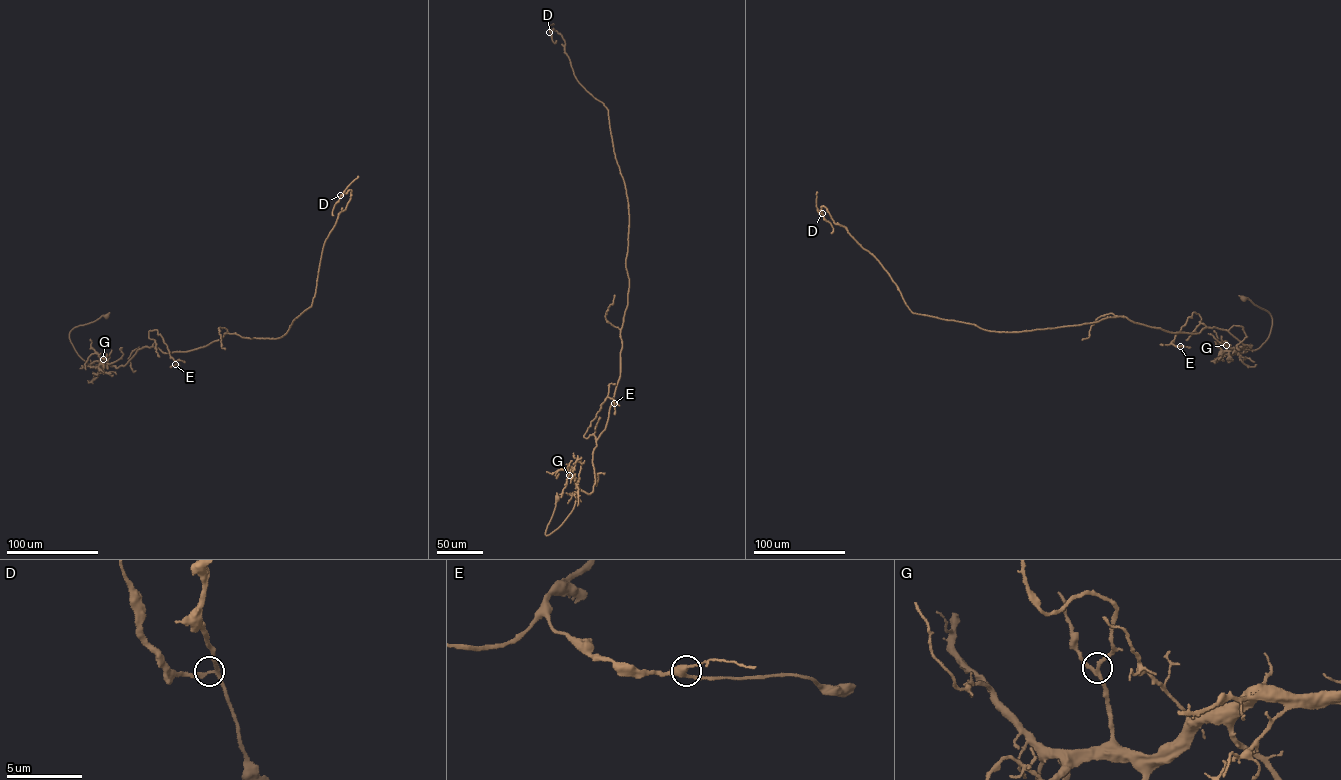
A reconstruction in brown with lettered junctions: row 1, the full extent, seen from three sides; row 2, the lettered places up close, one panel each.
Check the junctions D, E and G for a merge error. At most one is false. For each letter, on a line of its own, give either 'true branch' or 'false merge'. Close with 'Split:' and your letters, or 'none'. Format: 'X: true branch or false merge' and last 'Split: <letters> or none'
D: true branch
E: true branch
G: true branch
Split: none

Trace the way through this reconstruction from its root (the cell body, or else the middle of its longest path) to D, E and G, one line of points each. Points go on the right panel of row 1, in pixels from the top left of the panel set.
D: (1243, 299), (1272, 318), (1254, 350), (1216, 327), (1117, 316), (987, 330), (913, 313), (822, 213)
E: (1243, 299), (1272, 318), (1258, 348), (1240, 347), (1251, 345), (1206, 327), (1193, 312), (1171, 342), (1180, 346)
G: (1243, 299), (1248, 298), (1269, 313), (1272, 323), (1269, 336), (1254, 350), (1236, 347), (1228, 351), (1226, 345)

